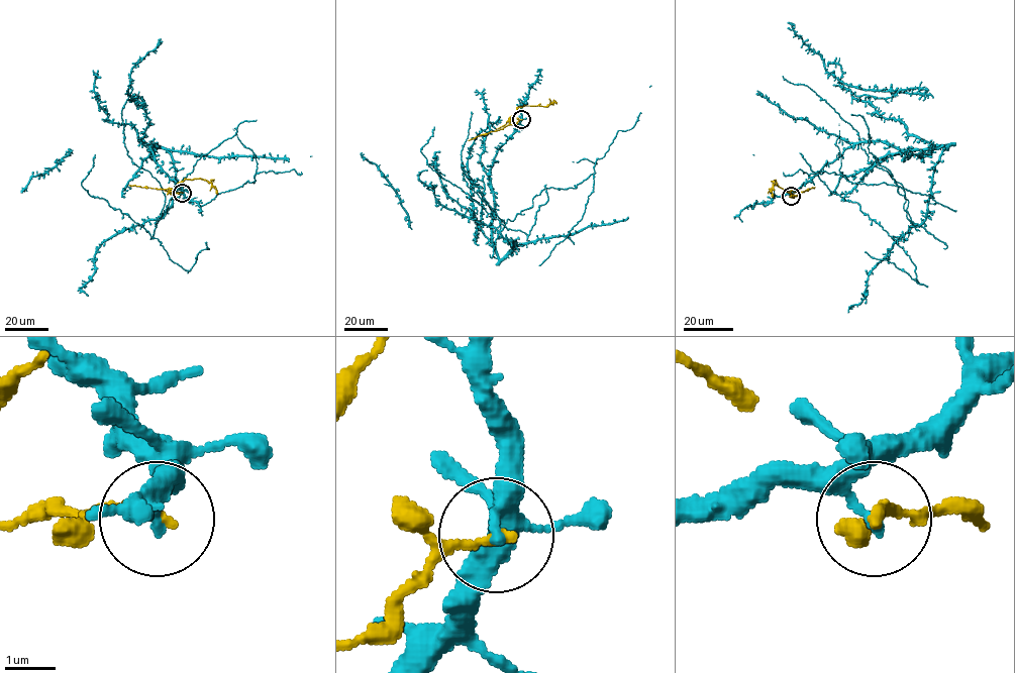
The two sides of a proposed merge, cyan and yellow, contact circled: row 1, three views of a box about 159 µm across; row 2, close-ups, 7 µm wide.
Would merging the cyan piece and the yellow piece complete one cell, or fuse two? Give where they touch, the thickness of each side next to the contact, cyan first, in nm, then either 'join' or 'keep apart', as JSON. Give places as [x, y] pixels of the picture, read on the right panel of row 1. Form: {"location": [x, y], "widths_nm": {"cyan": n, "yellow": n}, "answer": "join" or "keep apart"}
{"location": [791, 196], "widths_nm": {"cyan": 220, "yellow": 220}, "answer": "keep apart"}

